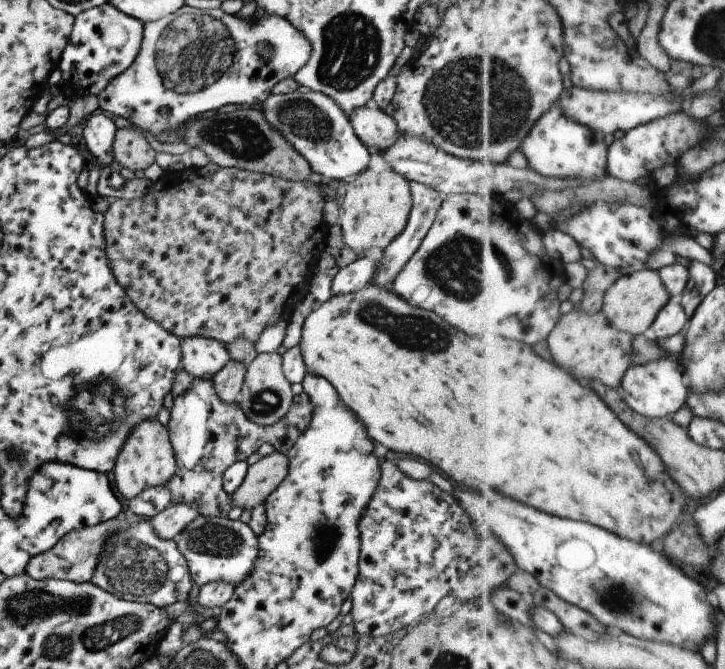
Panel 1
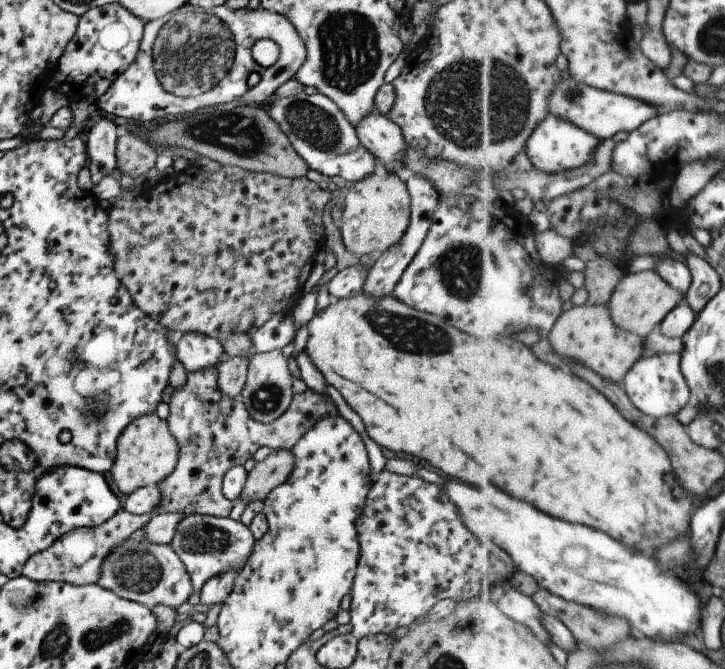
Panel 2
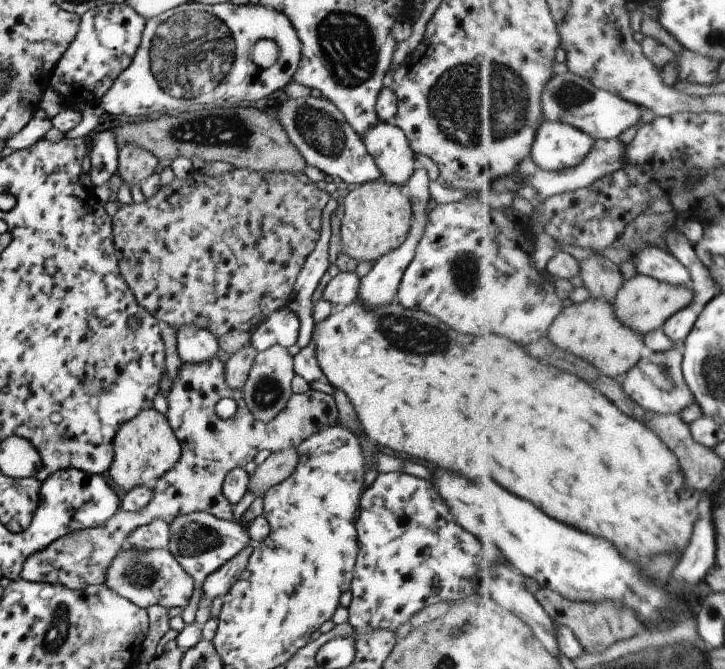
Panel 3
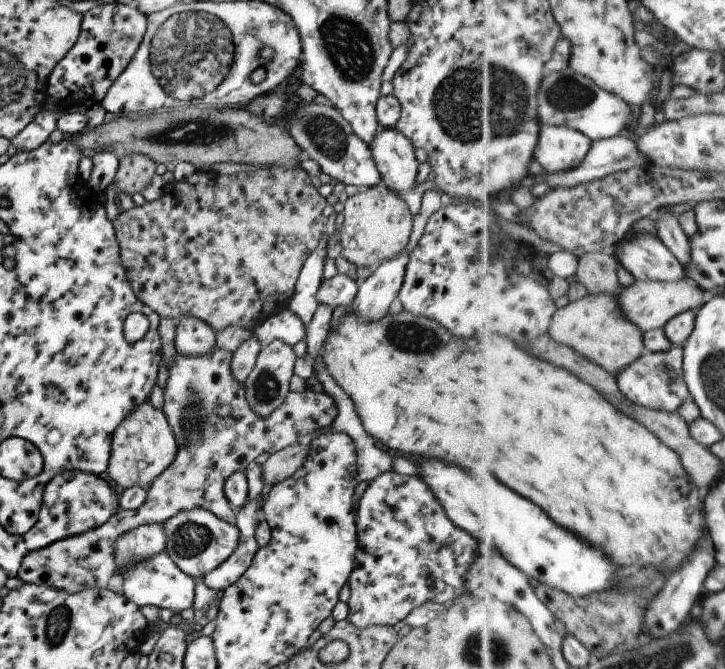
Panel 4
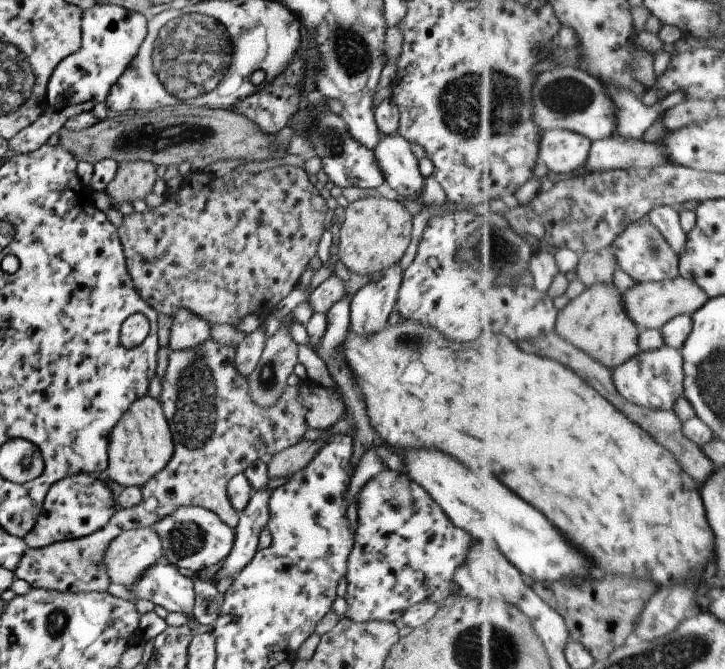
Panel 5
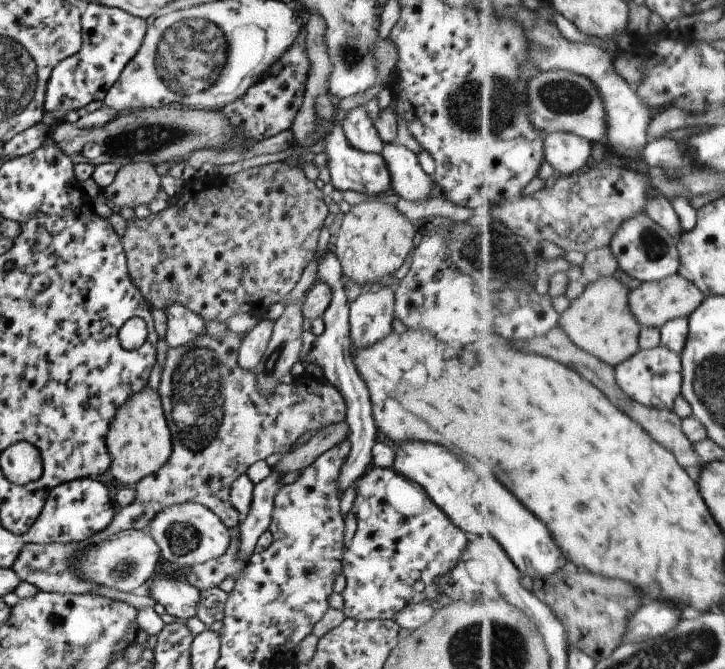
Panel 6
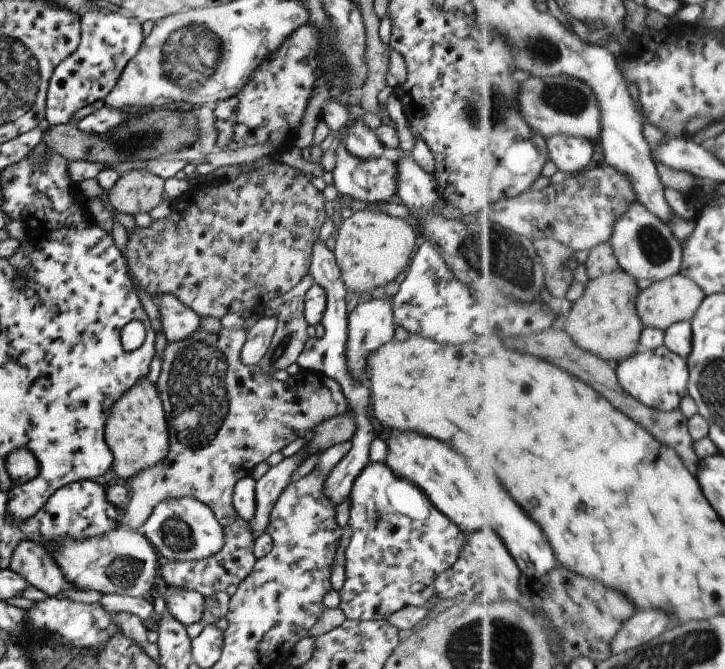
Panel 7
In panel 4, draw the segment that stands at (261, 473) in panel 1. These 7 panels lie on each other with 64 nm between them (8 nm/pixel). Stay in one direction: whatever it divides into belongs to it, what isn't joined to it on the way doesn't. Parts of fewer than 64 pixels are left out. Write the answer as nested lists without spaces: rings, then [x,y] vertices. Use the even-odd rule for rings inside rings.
[[[301,440],[271,453],[261,465],[263,485],[274,485],[291,476],[304,463],[309,451],[310,448],[307,446],[307,442]]]

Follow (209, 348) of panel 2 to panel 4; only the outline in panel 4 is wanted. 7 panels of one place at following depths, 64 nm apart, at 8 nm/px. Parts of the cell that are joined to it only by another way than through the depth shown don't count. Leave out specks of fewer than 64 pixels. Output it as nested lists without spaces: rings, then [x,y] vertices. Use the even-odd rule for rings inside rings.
[[[182,314],[174,323],[173,344],[177,353],[199,356],[216,345],[215,332],[198,318]]]

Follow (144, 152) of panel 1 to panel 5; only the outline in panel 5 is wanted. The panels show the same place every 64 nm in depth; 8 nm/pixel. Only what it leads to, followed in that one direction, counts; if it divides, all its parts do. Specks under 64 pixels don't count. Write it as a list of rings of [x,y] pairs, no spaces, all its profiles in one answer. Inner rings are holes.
[[[120,162],[113,178],[103,191],[114,206],[118,206],[121,202],[131,204],[133,200],[143,201],[151,192],[156,178],[155,166],[150,162]]]

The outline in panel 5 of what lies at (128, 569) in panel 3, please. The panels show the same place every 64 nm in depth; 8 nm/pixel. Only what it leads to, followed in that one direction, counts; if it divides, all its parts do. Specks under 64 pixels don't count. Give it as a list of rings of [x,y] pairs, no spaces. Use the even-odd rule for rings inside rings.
[[[161,557],[127,589],[130,593],[161,606],[167,612],[189,616],[193,606],[193,583],[189,574],[180,571]]]

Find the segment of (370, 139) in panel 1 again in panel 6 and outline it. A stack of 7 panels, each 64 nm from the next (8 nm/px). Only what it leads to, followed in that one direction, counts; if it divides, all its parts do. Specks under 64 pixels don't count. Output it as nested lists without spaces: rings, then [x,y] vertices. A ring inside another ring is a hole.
[[[395,142],[381,144],[381,159],[386,162],[390,188],[407,202],[430,198],[434,187],[432,177],[419,166],[416,154]]]

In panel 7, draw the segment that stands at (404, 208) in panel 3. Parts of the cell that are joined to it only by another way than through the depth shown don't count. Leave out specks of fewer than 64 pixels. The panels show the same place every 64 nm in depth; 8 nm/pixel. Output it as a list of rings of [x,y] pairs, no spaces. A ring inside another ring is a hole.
[[[353,211],[349,218],[343,220],[335,231],[334,259],[340,270],[340,279],[347,291],[359,292],[360,296],[368,296],[377,286],[384,287],[395,280],[399,273],[405,272],[409,264],[409,256],[415,248],[415,232],[402,218],[389,217],[378,211]]]

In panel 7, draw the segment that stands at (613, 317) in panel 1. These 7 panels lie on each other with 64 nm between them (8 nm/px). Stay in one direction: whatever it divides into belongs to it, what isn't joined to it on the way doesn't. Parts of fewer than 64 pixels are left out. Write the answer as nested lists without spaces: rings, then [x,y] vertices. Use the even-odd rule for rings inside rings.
[[[677,273],[662,281],[655,281],[649,288],[643,289],[638,296],[638,313],[645,327],[657,327],[666,331],[675,323],[691,322],[703,304],[706,292],[691,277]]]

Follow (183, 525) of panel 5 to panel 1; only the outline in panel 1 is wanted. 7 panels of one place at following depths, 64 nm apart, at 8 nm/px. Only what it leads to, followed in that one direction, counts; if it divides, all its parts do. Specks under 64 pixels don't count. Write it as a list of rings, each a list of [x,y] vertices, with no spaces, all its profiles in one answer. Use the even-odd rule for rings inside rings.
[[[197,515],[193,521],[184,526],[184,529],[175,538],[172,538],[172,541],[184,556],[190,579],[197,588],[211,581],[223,581],[233,586],[238,582],[243,584],[244,578],[251,573],[257,552],[257,536],[249,528],[249,525],[241,523],[239,519],[232,521],[227,517]]]

